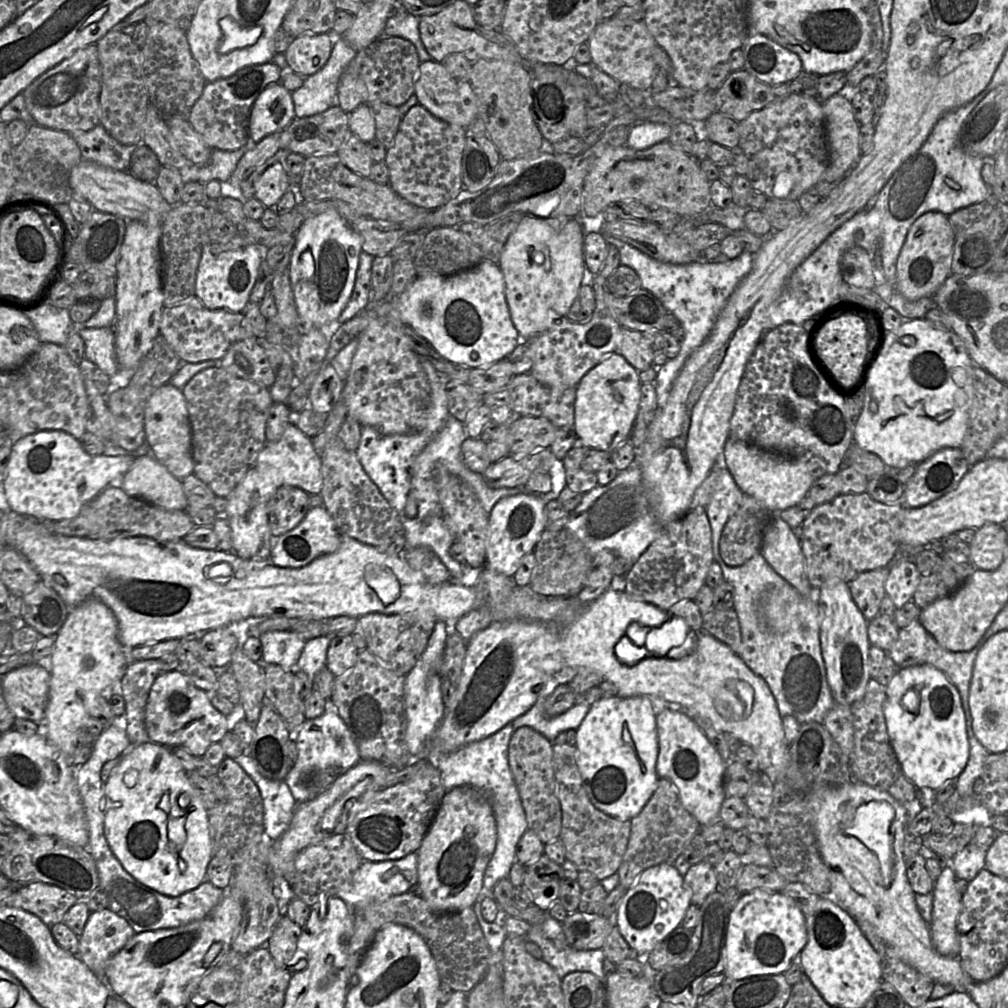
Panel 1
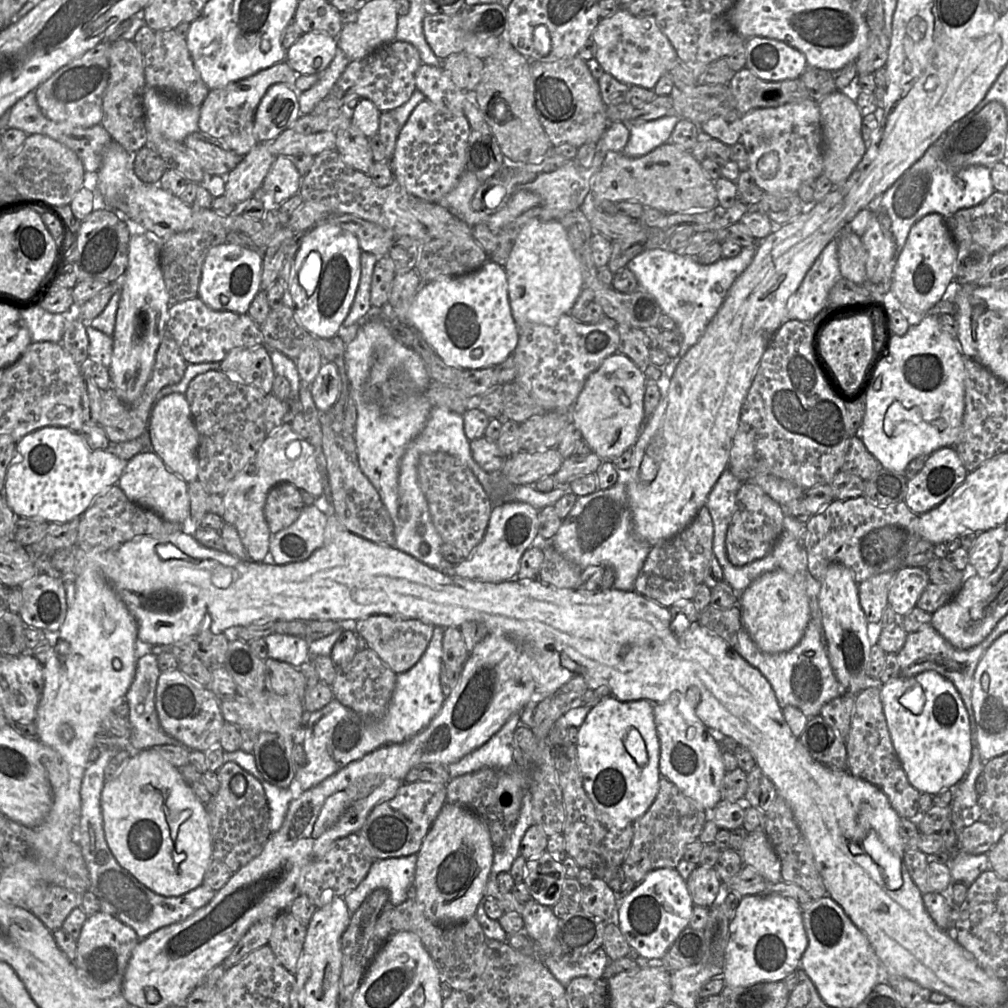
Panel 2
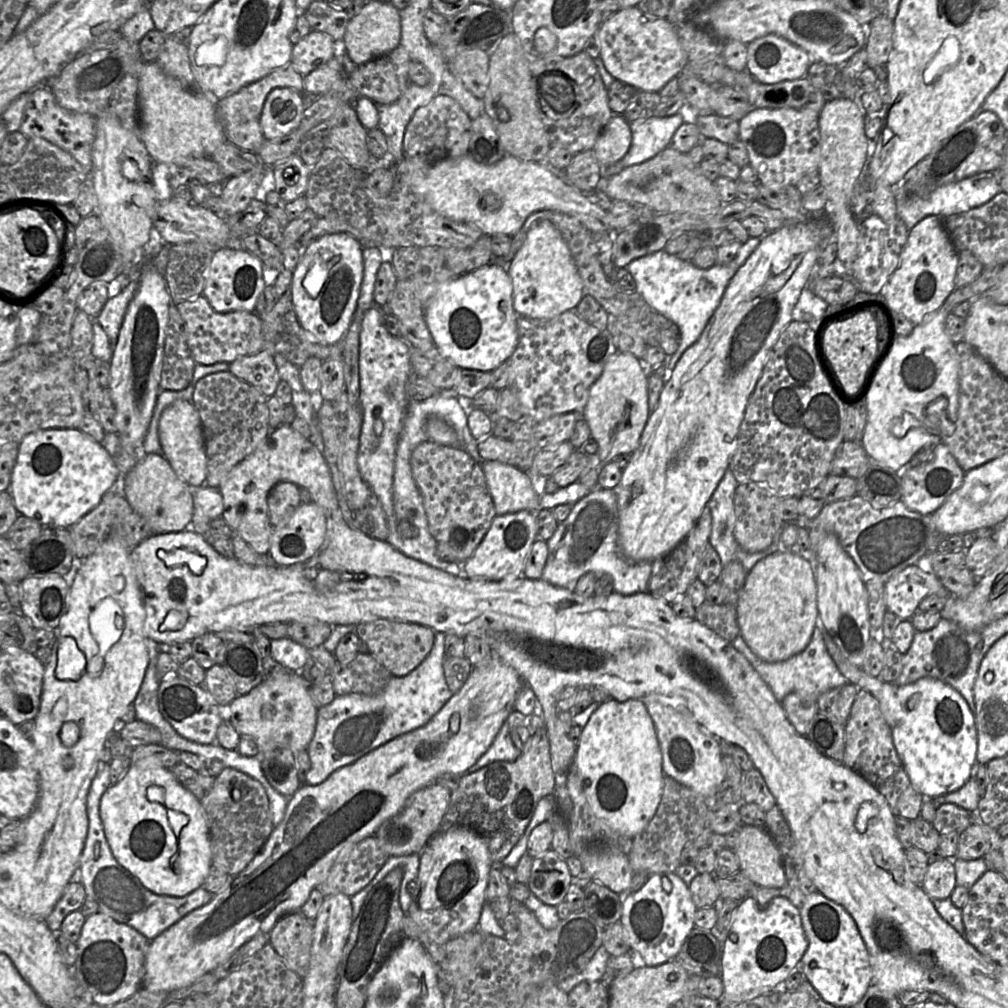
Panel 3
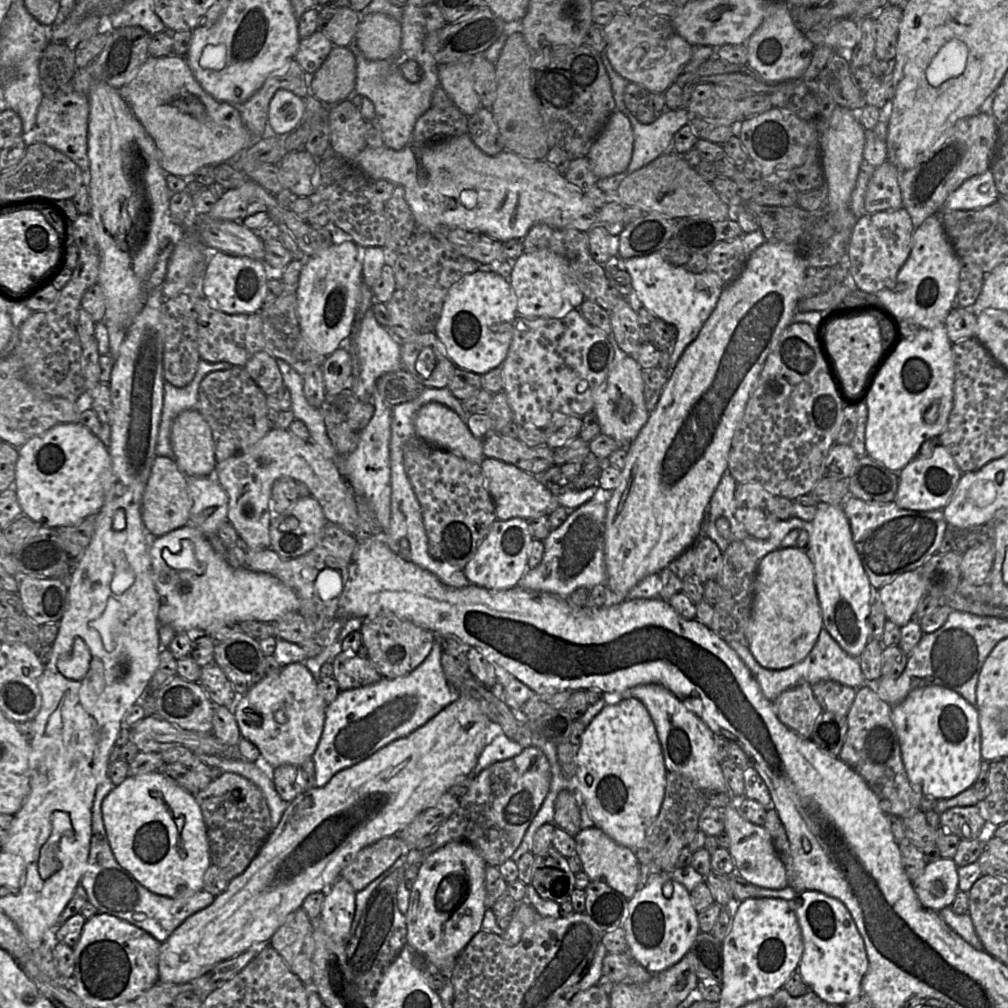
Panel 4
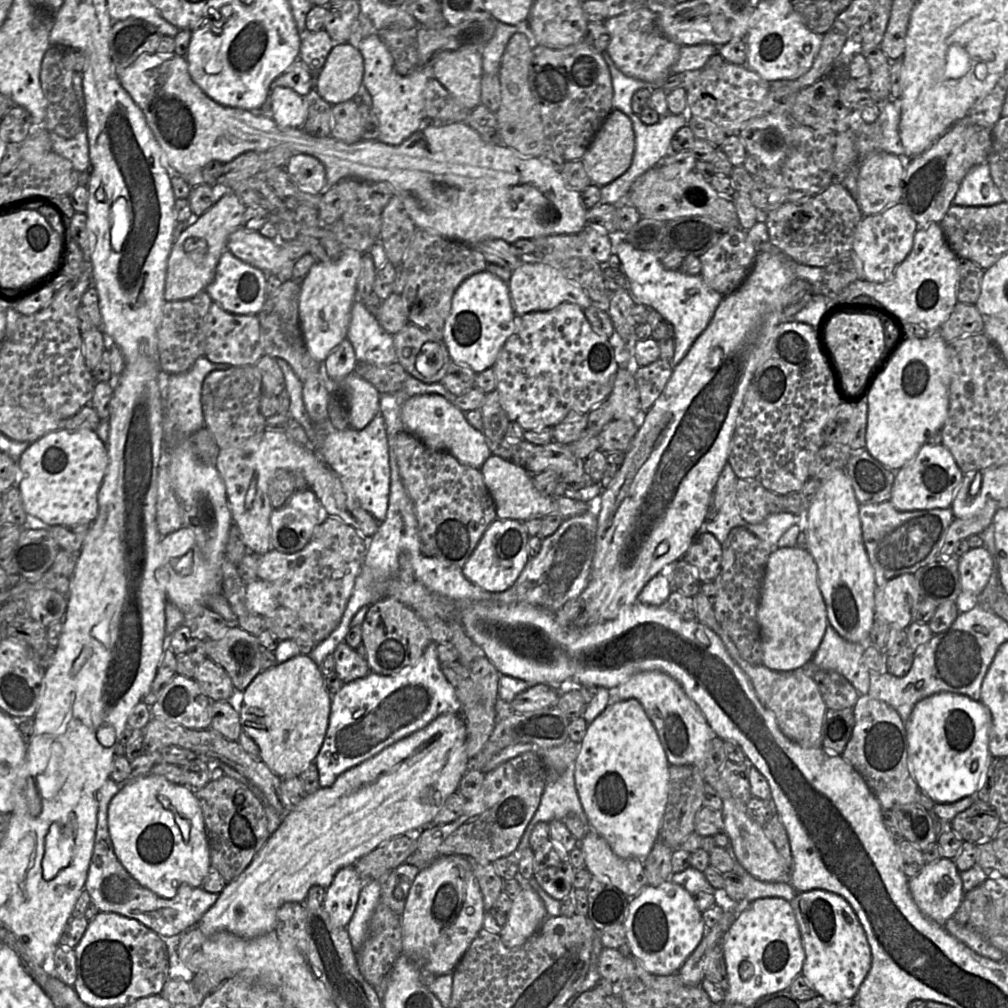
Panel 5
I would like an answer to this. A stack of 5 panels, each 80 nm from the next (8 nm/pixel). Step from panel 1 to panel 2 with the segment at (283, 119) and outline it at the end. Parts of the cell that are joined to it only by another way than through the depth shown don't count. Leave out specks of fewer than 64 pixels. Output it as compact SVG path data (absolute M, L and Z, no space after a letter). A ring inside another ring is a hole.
M285 83L273 84L268 88L254 116L254 136L258 143L270 143L299 118L300 92Z

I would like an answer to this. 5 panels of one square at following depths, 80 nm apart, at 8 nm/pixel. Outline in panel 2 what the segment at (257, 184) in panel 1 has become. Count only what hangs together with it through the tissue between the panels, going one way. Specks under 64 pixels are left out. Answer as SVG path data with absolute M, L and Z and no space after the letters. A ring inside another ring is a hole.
M277 156L263 181L261 191L271 204L279 206L299 193L302 178L291 158Z

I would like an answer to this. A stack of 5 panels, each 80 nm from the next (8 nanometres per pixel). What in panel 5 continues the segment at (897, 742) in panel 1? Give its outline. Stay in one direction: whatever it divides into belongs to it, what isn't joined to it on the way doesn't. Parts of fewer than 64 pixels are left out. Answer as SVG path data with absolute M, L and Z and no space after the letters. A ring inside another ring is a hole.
M951 692L936 693L914 706L905 726L910 772L921 791L935 803L953 803L976 794L981 774L992 757L989 752L991 715L980 700Z

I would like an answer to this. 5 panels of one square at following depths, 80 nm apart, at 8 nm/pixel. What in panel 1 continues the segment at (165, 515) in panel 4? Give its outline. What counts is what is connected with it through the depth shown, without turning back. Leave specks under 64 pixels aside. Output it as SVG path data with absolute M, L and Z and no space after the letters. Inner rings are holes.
M151 454L135 458L122 477L121 488L128 495L166 510L184 510L188 506L182 480L174 477Z

